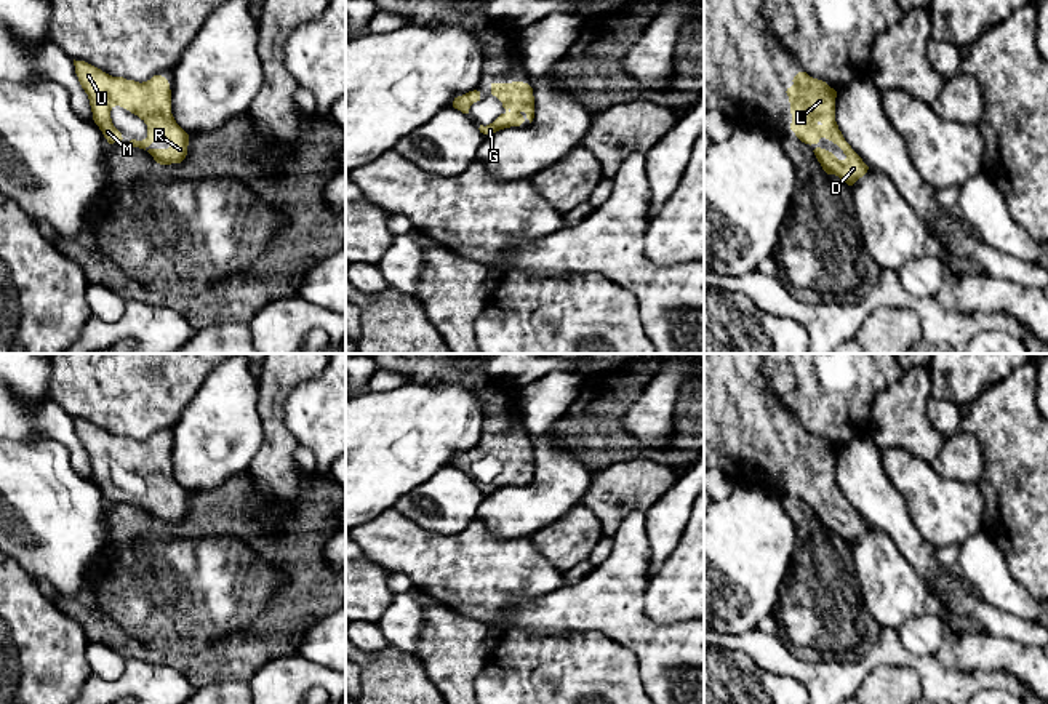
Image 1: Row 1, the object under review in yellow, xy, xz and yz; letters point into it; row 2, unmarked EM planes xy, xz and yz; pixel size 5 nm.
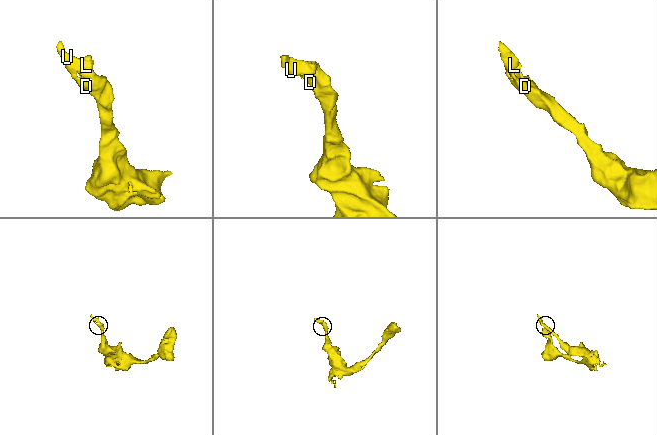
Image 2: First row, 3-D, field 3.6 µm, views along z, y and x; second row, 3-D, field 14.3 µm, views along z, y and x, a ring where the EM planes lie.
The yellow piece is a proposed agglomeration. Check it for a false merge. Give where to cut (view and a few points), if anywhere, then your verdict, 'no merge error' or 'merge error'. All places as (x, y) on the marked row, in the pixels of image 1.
no cut | no merge error

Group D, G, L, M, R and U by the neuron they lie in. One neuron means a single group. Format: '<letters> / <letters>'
D G L M R U

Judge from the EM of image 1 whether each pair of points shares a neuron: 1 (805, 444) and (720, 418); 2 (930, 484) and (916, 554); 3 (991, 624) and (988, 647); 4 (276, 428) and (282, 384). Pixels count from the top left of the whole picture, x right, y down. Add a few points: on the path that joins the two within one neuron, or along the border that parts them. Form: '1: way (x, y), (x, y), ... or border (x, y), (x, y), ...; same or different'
1: way (784, 429), (741, 429); same
2: border (903, 500), (909, 520), (936, 548); different
3: border (988, 632), (1024, 645); different
4: way (274, 416), (274, 396); same

